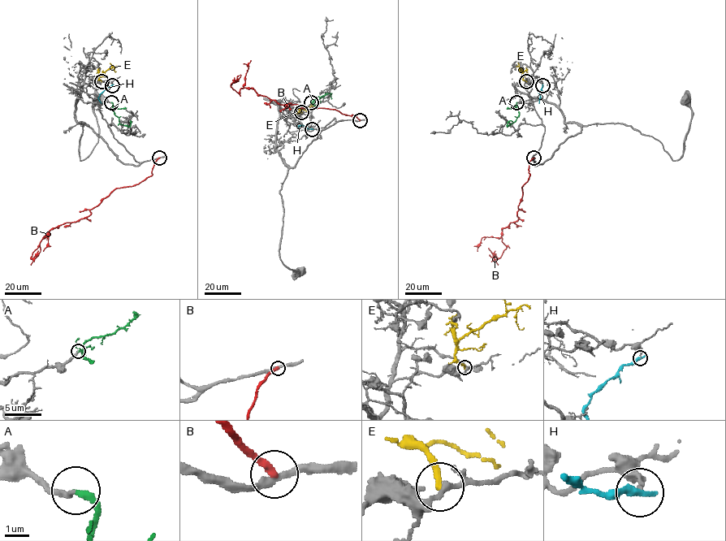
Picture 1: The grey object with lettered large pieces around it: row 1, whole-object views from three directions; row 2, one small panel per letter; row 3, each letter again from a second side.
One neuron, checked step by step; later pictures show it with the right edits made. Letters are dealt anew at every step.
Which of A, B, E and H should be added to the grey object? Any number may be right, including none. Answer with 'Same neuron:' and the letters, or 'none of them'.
Same neuron: A

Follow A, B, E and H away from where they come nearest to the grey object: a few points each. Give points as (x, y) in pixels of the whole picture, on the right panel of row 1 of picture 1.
A: (516, 102), (519, 115), (507, 126), (510, 121), (512, 122)
B: (533, 157), (522, 186), (517, 219), (502, 229), (506, 248), (499, 257), (494, 257), (498, 265)
E: (526, 81), (520, 67), (519, 71)
H: (542, 84), (538, 103)

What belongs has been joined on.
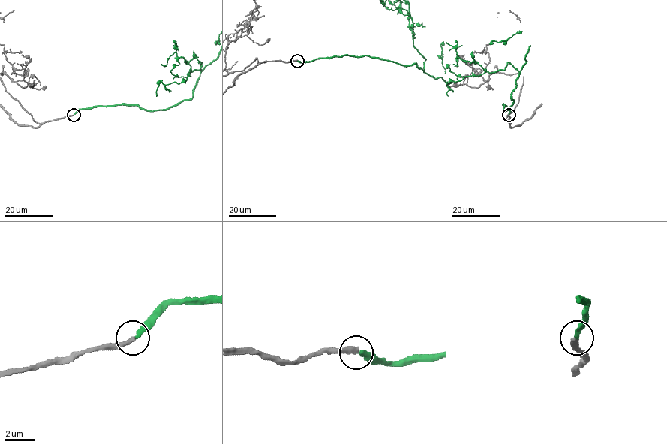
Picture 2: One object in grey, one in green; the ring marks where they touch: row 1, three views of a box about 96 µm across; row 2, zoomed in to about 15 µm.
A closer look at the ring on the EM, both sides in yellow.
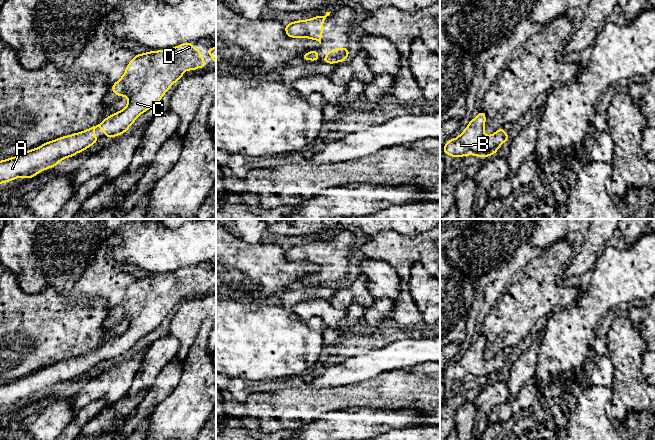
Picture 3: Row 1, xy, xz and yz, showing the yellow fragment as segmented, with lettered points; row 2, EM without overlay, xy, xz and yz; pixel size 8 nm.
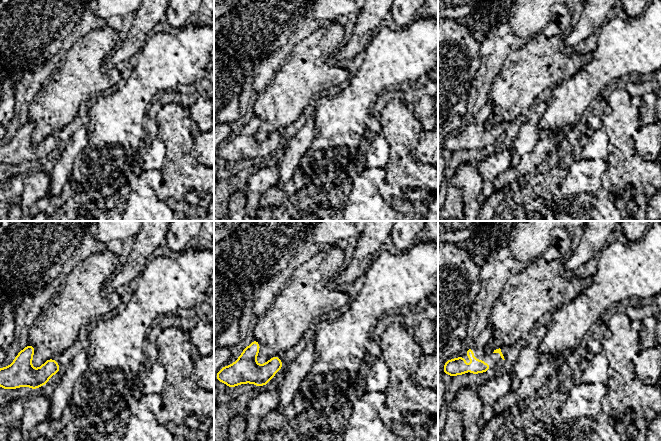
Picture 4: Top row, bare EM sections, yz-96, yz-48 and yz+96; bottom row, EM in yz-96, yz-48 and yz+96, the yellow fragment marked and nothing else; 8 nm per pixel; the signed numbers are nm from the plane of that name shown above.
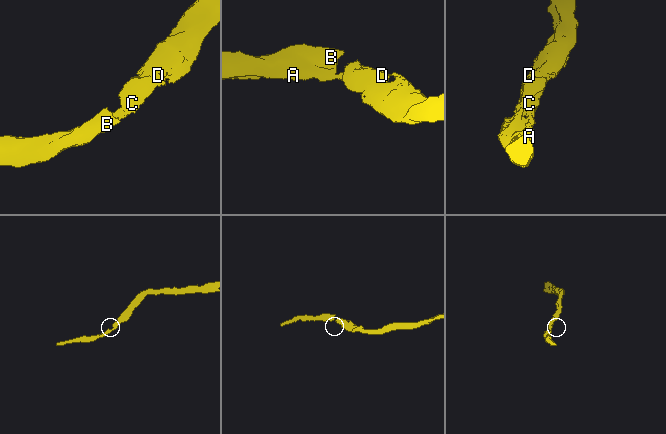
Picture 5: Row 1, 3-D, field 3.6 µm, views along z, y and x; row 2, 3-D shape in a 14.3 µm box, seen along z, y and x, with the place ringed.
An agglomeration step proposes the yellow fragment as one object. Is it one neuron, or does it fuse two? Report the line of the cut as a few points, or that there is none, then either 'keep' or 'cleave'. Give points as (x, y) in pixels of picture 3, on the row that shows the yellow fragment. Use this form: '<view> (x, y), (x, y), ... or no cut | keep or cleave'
no cut | keep

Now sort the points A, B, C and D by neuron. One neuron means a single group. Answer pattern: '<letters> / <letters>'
A B C D

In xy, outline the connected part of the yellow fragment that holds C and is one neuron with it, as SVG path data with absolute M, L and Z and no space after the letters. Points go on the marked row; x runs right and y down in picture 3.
M190 42L171 49L137 54L129 62L124 75L110 87L114 91L114 95L128 97L128 104L122 111L108 116L98 125L85 131L60 137L54 141L46 142L36 149L26 151L18 157L0 161L0 184L18 177L26 179L35 177L40 171L55 167L62 159L73 157L76 153L86 150L92 144L99 142L94 134L97 127L101 127L104 135L109 139L125 133L139 115L156 105L168 89L182 78L185 70L189 69L194 72L197 67L204 68L205 66L206 63L201 56L201 51L195 49Z

